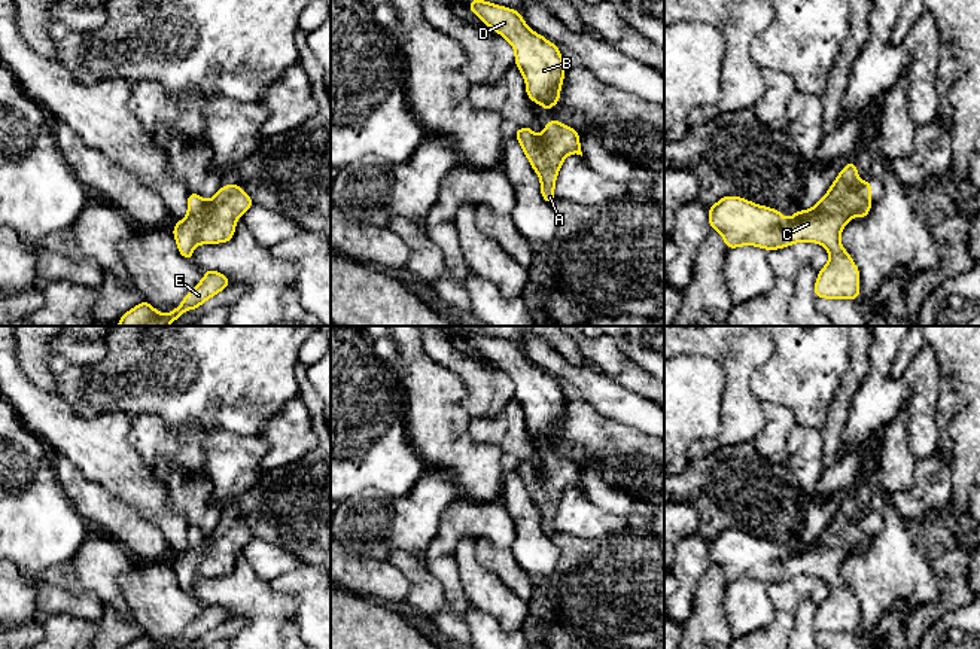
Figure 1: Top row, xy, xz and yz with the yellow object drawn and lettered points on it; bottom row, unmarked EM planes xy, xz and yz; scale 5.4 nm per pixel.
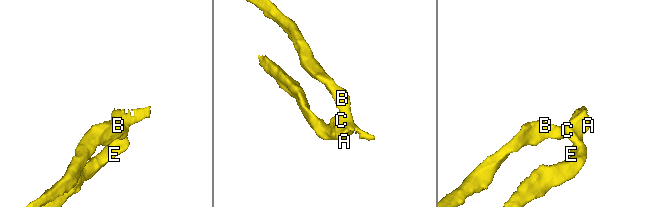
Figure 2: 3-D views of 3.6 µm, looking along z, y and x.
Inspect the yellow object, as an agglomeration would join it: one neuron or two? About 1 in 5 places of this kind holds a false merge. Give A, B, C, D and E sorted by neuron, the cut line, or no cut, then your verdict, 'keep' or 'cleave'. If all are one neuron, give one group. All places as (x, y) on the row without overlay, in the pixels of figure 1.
groups A B C D E; cut none; keep

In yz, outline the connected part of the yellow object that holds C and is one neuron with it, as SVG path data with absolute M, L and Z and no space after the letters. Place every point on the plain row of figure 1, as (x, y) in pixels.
M847 496L813 542L797 545L788 554L780 543L740 530L722 530L709 540L709 557L722 569L728 584L740 579L776 584L801 575L824 579L830 594L819 603L816 633L855 634L861 621L859 604L840 578L840 569L853 549L867 551L871 542L871 515L858 511L855 497Z

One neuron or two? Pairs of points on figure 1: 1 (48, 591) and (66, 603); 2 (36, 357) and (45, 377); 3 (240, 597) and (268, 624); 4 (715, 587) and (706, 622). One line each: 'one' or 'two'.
1: one
2: one
3: one
4: one

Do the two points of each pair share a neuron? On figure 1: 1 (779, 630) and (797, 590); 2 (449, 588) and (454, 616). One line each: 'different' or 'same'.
1: same
2: same

